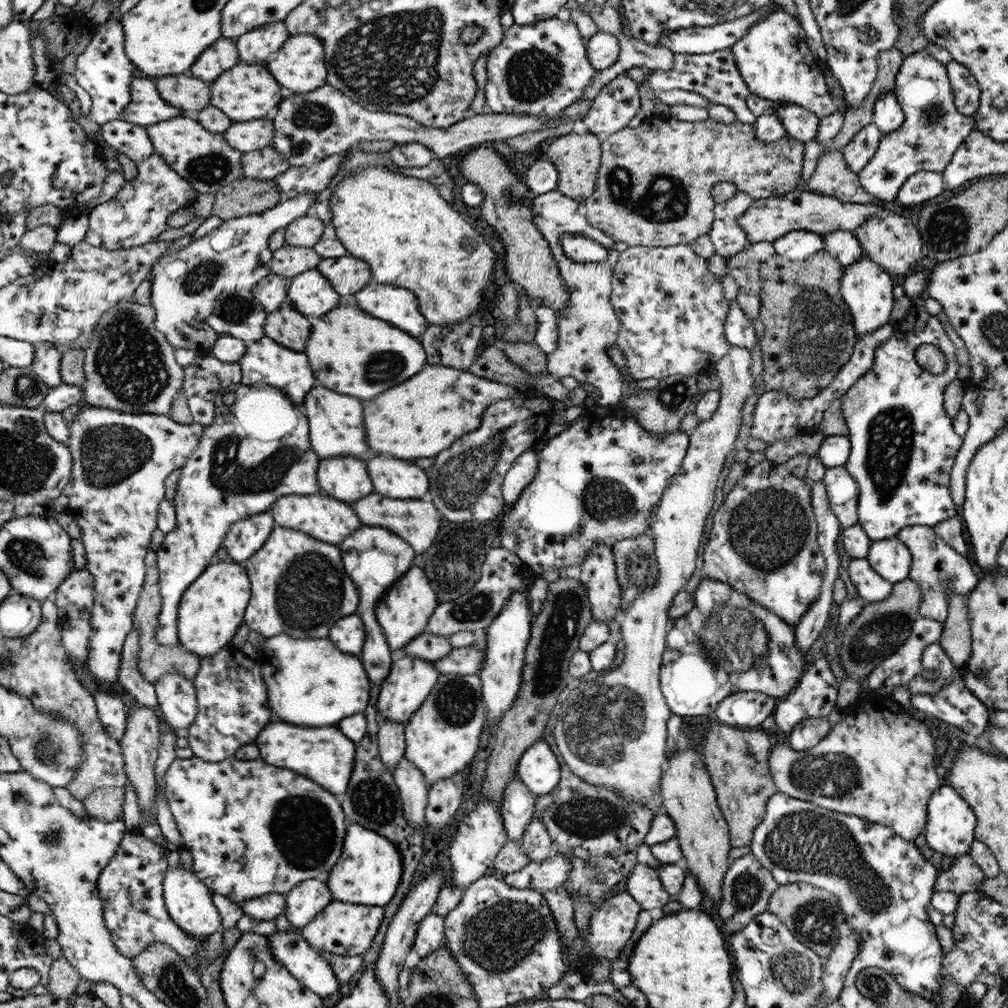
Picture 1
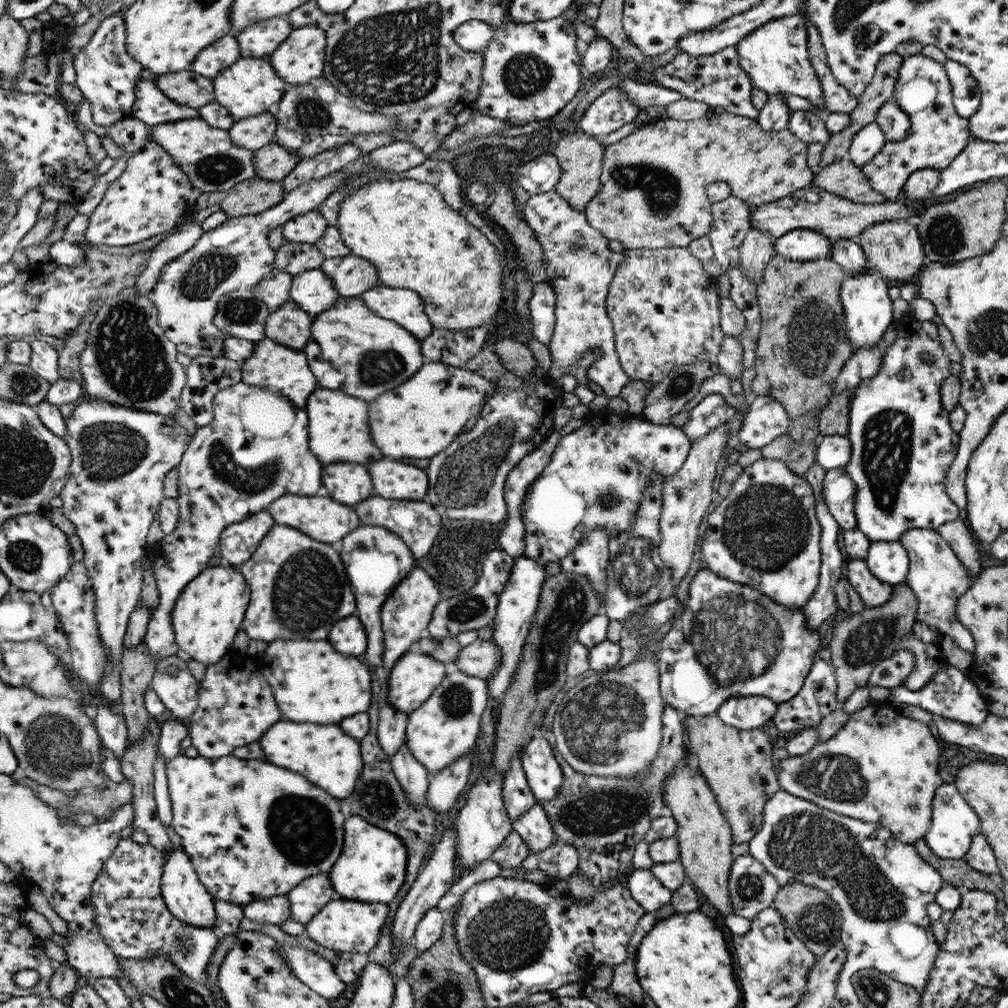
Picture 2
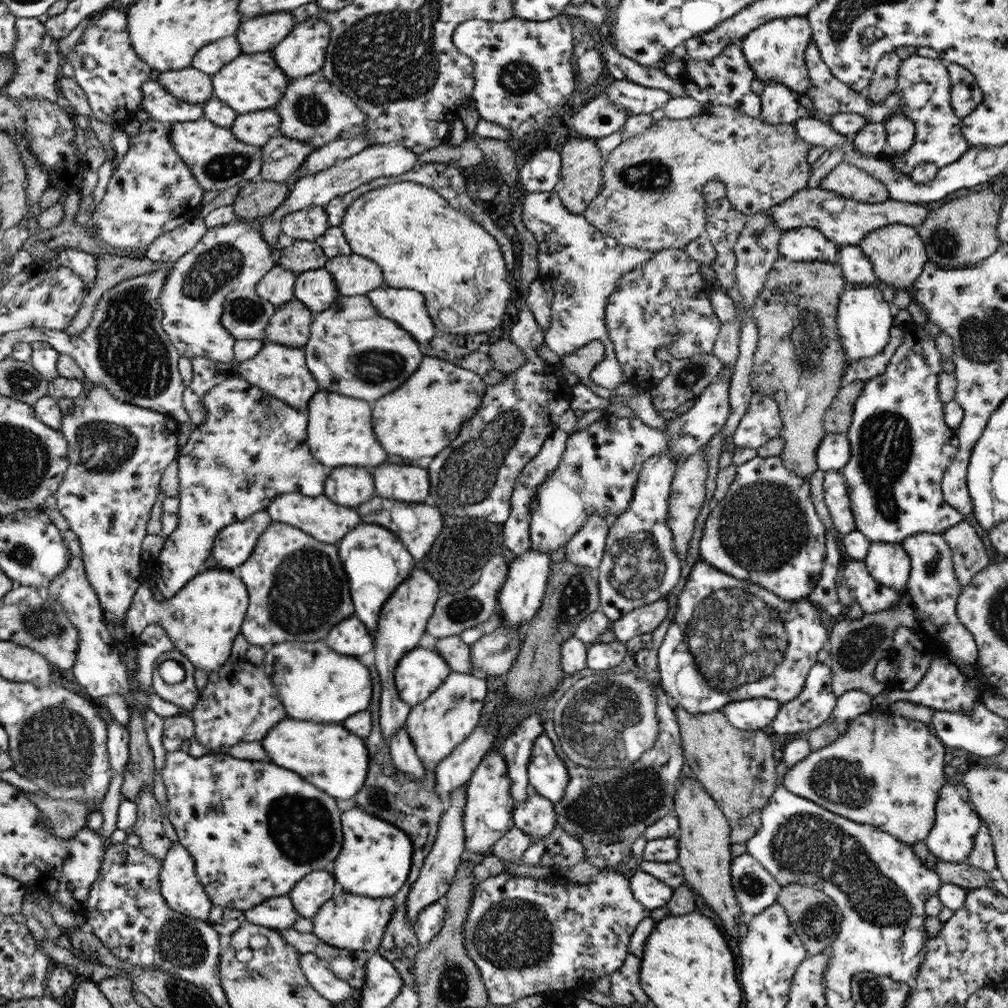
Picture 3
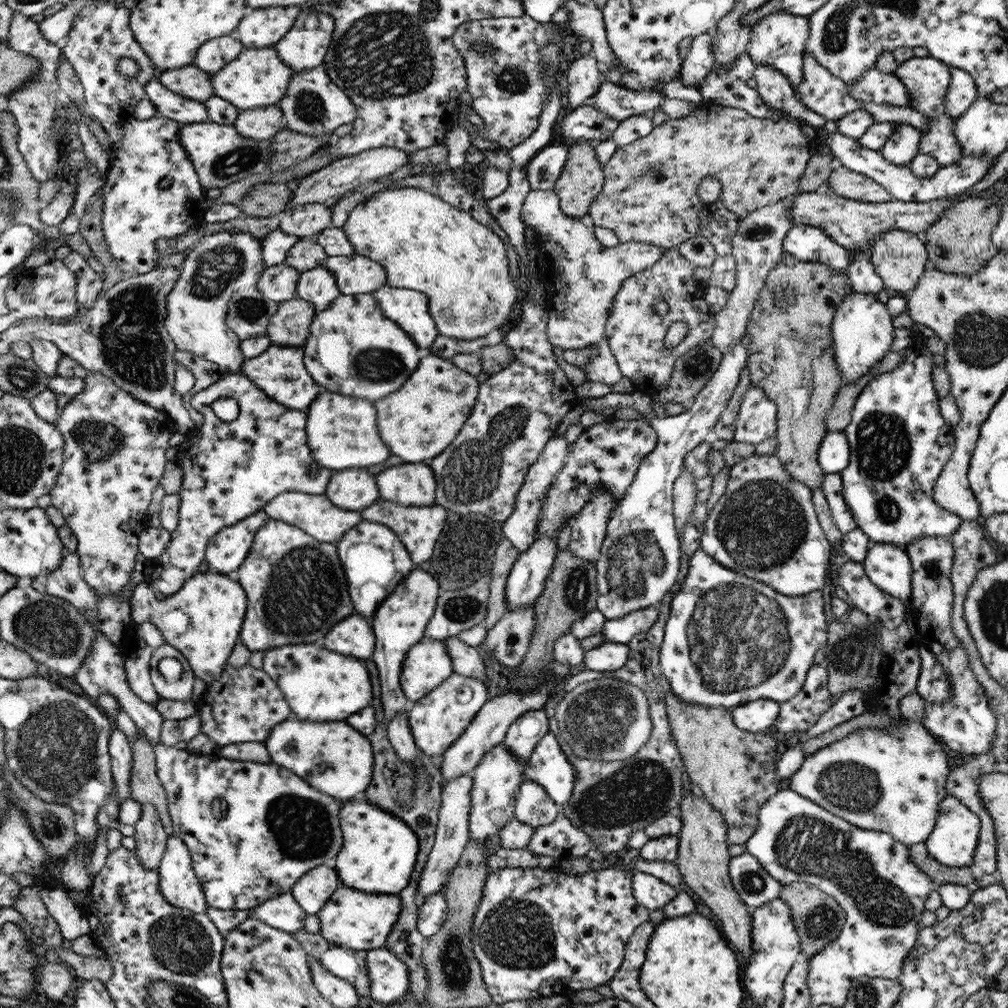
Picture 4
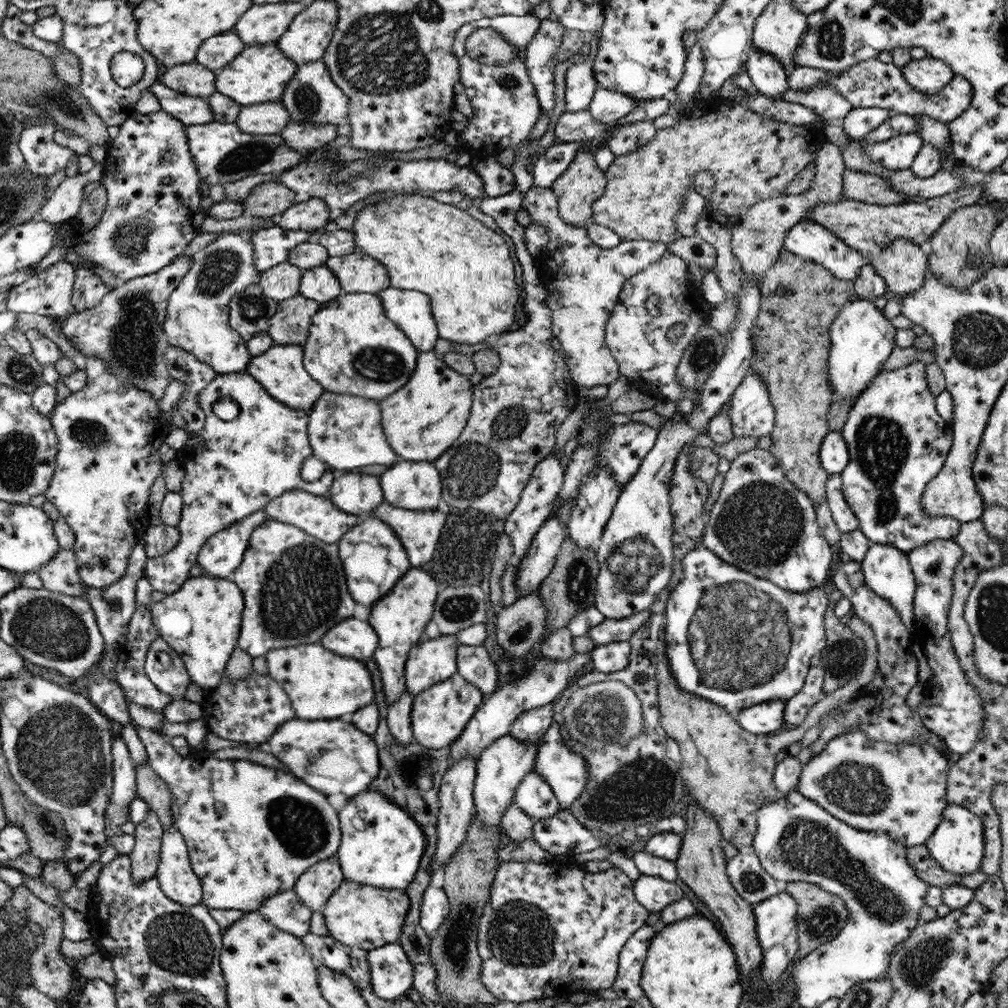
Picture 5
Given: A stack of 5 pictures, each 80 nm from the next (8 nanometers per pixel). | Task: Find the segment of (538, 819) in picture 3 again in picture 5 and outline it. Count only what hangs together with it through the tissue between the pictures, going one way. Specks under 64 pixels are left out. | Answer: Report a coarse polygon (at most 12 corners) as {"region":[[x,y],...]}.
{"region":[[535,770],[513,802],[534,821],[561,810],[552,787]]}

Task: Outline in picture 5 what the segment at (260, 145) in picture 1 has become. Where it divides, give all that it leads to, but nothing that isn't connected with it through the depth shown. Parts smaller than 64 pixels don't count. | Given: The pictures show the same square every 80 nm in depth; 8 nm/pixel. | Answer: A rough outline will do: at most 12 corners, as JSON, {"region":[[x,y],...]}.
{"region":[[279,101],[245,106],[246,134],[279,134],[291,114]]}

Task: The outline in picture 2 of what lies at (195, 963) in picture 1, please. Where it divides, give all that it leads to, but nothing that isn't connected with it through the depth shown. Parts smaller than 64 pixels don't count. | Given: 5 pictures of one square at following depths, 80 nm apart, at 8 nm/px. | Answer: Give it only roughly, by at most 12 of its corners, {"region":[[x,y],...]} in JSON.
{"region":[[118,843],[91,900],[118,958],[166,956],[206,986],[220,936],[161,894],[166,855]]}

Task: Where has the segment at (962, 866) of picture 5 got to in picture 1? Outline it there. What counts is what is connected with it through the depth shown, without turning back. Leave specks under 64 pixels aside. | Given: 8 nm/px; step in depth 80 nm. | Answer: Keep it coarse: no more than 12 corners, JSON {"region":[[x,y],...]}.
{"region":[[947,783],[928,801],[923,836],[958,858],[975,839],[976,816]]}

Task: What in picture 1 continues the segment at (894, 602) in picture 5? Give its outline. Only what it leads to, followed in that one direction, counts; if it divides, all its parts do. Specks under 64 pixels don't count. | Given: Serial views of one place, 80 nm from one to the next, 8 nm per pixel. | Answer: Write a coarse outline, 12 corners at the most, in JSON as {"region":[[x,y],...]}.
{"region":[[897,537],[871,541],[870,566],[895,584],[912,555]]}

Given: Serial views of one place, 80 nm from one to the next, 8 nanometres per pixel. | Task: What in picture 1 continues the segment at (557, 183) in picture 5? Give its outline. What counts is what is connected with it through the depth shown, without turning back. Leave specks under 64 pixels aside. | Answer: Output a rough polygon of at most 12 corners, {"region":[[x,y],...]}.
{"region":[[561,135],[546,157],[557,190],[582,204],[596,192],[601,141]]}

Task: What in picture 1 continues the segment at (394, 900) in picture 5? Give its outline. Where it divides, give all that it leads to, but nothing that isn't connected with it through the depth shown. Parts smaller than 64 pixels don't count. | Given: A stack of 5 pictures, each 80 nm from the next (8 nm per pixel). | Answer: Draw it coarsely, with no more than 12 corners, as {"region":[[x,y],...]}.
{"region":[[333,900],[300,933],[318,953],[363,956],[382,906]]}

